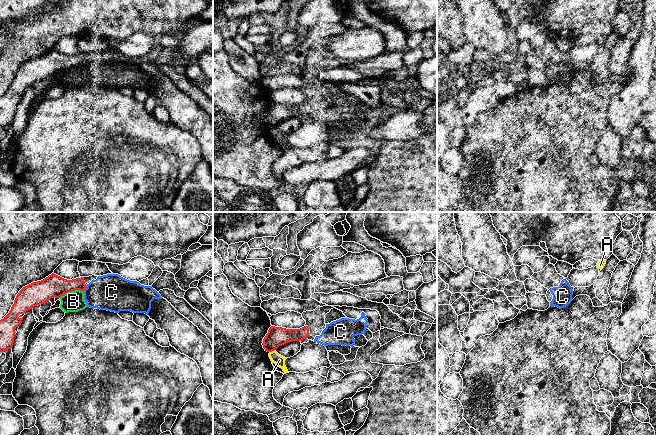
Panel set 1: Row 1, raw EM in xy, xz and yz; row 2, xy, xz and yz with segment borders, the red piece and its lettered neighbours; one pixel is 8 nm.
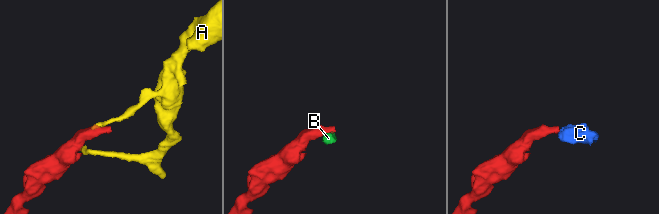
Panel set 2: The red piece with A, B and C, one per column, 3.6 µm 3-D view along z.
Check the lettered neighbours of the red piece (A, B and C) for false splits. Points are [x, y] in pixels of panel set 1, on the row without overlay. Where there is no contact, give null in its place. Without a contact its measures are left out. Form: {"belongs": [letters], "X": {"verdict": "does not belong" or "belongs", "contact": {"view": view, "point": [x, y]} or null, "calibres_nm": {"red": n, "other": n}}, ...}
{"belongs": [], "A": {"verdict": "does not belong", "contact": {"view": "xz", "point": [272, 126]}, "calibres_nm": {"red": 160, "other": 90}}, "B": {"verdict": "does not belong", "contact": {"view": "xy", "point": [70, 67]}, "calibres_nm": {"red": 180, "other": 160}}, "C": {"verdict": "does not belong", "contact": {"view": "xy", "point": [86, 63]}, "calibres_nm": {"red": 180, "other": 300}}}

